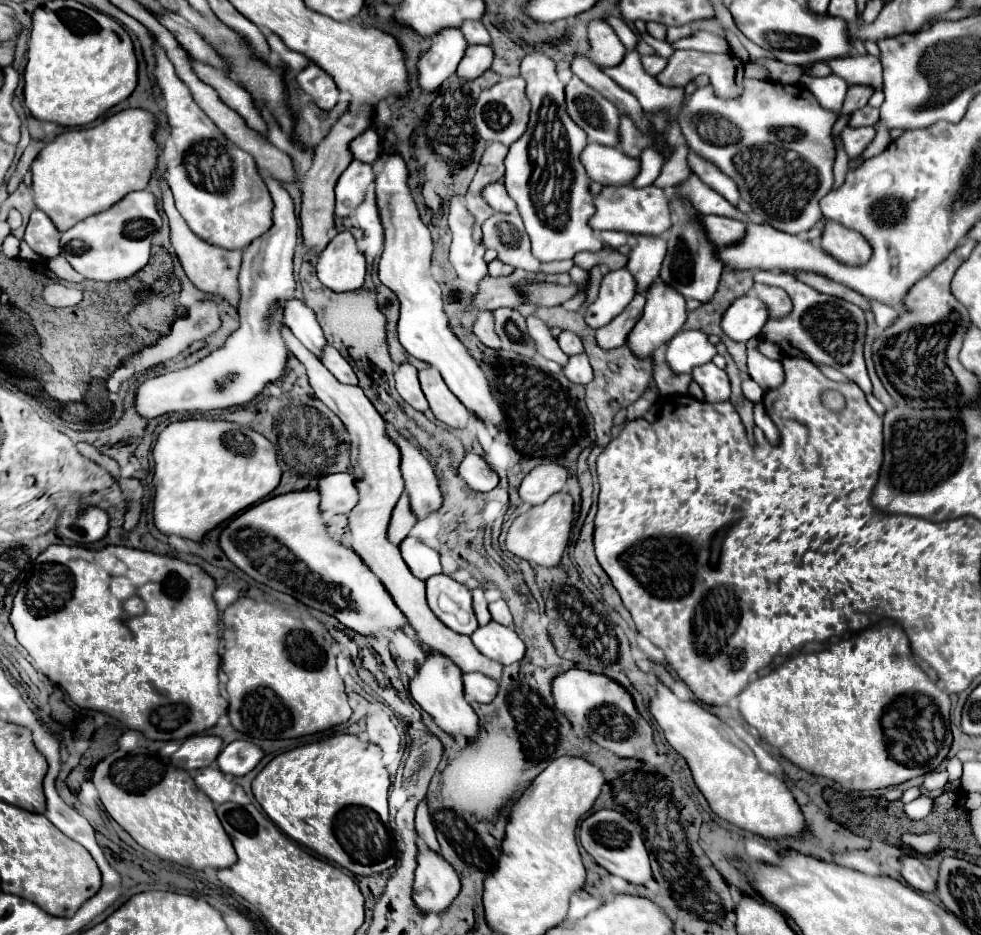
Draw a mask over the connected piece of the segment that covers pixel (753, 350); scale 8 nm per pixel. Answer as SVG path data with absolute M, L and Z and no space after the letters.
M761 338L749 340L747 346L747 367L749 376L763 386L764 390L779 387L785 378L783 364L780 360L769 359L757 352L757 344Z

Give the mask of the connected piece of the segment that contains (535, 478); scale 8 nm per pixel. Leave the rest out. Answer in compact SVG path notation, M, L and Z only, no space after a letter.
M543 464L533 468L519 486L519 496L525 504L537 506L543 504L549 496L555 492L561 492L565 488L567 470L559 464Z

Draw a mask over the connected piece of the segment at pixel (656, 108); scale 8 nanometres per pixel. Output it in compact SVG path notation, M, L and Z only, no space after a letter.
M635 50L627 52L625 58L611 68L603 68L609 78L613 78L623 90L629 90L647 114L653 112L669 112L669 118L679 118L681 132L689 148L709 162L715 162L729 178L739 186L741 198L751 204L753 212L761 222L787 232L787 234L803 234L811 230L821 218L819 200L833 186L833 162L835 162L835 144L831 136L831 128L837 116L825 110L817 98L803 84L779 84L773 80L745 80L745 94L737 100L723 100L713 94L711 86L697 88L689 100L685 100L683 88L665 88L653 76L649 76L641 66L641 56Z

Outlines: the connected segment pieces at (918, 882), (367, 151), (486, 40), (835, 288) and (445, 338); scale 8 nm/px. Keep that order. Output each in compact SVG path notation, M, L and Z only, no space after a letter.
M901 856L901 876L917 890L921 892L933 892L935 890L935 878L929 874L927 866L915 858L915 856Z
M377 128L365 130L361 136L357 136L351 142L351 150L355 158L361 158L361 162L375 162L383 152L383 138L377 134Z
M467 20L463 26L461 26L465 38L467 38L467 44L471 42L481 42L481 44L491 44L491 38L489 38L489 32L487 28L483 26L481 20Z
M791 272L791 274L795 274L799 280L803 280L805 284L813 286L815 290L819 290L819 292L823 292L823 294L829 294L829 296L843 298L843 300L847 300L847 302L853 302L853 304L857 304L861 310L871 310L871 304L869 304L869 300L867 300L865 296L857 294L855 290L849 290L849 288L843 286L843 284L837 284L837 282L833 282L833 280L825 278L825 276L819 276L819 274L803 274L803 272Z
M385 144L385 154L381 156L381 172L375 176L375 194L377 194L377 206L379 206L379 212L381 212L381 220L383 220L383 226L385 226L385 250L383 250L383 256L381 256L381 262L379 262L379 280L381 284L385 284L389 290L395 292L395 296L399 298L401 302L401 316L399 316L399 342L403 344L403 348L415 356L417 360L423 360L427 362L429 366L433 366L435 370L439 370L439 374L443 376L445 384L449 386L449 390L475 414L479 416L481 420L489 422L491 426L499 428L499 430L505 430L505 412L503 412L503 406L497 398L497 392L493 388L493 384L489 382L489 378L485 376L483 368L481 368L481 362L477 358L473 358L467 350L467 346L453 334L453 330L449 328L449 318L443 310L443 300L441 300L441 288L439 284L431 278L431 272L429 272L429 264L431 264L431 252L433 252L433 244L431 244L431 234L429 234L429 228L421 222L419 218L419 212L417 212L417 206L413 202L413 196L407 188L407 166L405 162L401 160L399 154L393 152L393 148L389 148Z

